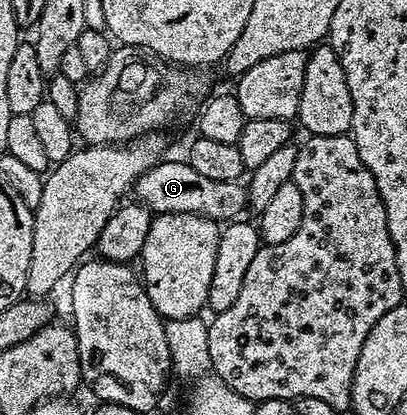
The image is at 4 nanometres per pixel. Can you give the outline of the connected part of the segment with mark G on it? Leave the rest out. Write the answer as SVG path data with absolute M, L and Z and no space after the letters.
M161 159L155 165L151 165L136 180L134 197L139 204L148 206L156 215L189 213L217 223L231 223L243 214L240 212L248 209L248 191L240 181L210 179L207 175L194 171L194 167L190 167L184 159Z

